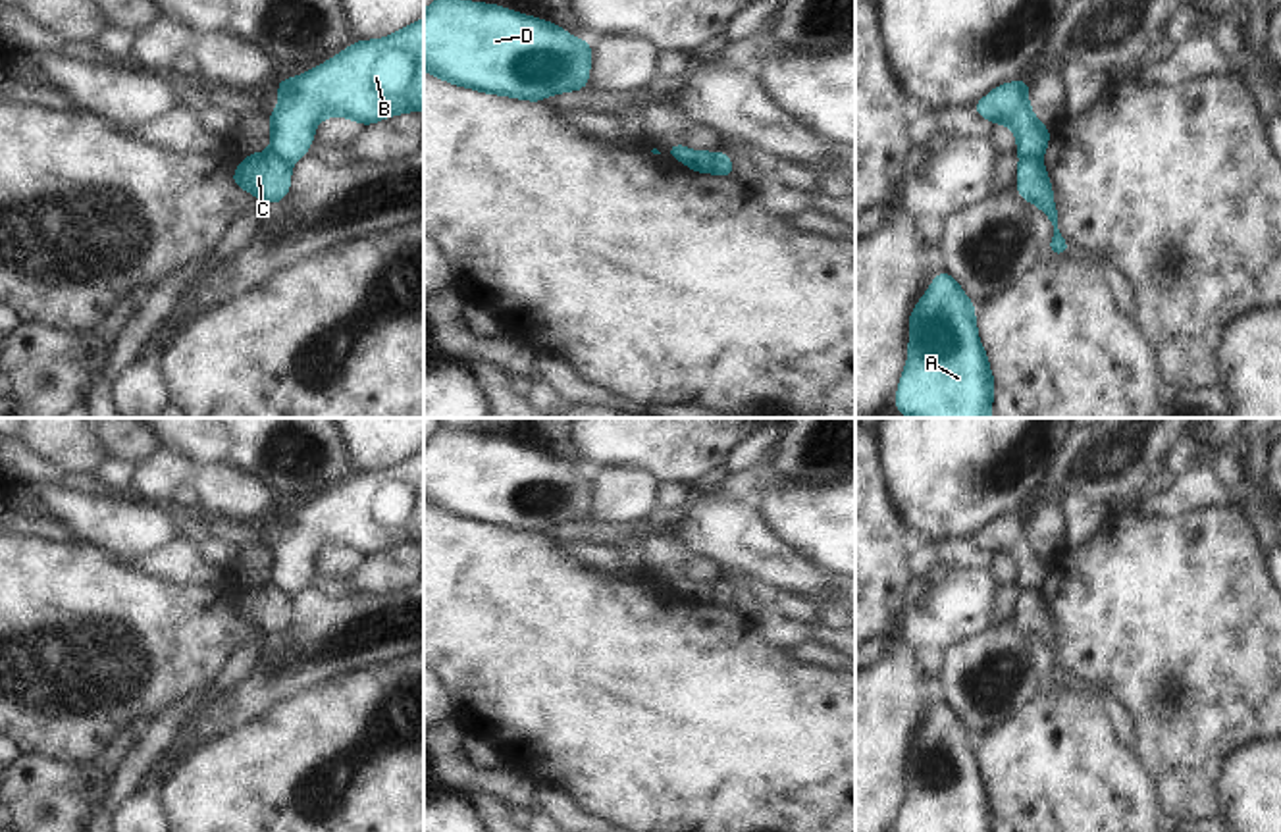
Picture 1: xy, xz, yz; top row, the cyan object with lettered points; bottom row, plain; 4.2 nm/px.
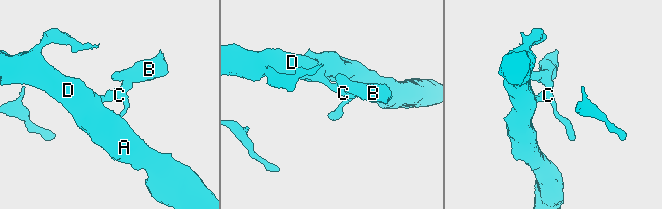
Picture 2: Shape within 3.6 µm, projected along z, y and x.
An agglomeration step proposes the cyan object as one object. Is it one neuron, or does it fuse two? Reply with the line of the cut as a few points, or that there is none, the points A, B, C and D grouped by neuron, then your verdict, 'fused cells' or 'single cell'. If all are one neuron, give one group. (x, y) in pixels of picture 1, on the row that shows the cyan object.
cut xy (272, 151), (289, 166); groups A C D / B; fused cells

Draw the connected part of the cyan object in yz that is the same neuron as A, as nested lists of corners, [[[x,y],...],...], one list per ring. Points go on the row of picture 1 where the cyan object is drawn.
[[[940,272],[909,316],[909,360],[896,408],[909,418],[990,418],[992,393],[975,304]]]

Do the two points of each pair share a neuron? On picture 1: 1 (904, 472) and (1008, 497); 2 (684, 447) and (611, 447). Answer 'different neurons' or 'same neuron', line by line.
1: same neuron
2: same neuron

